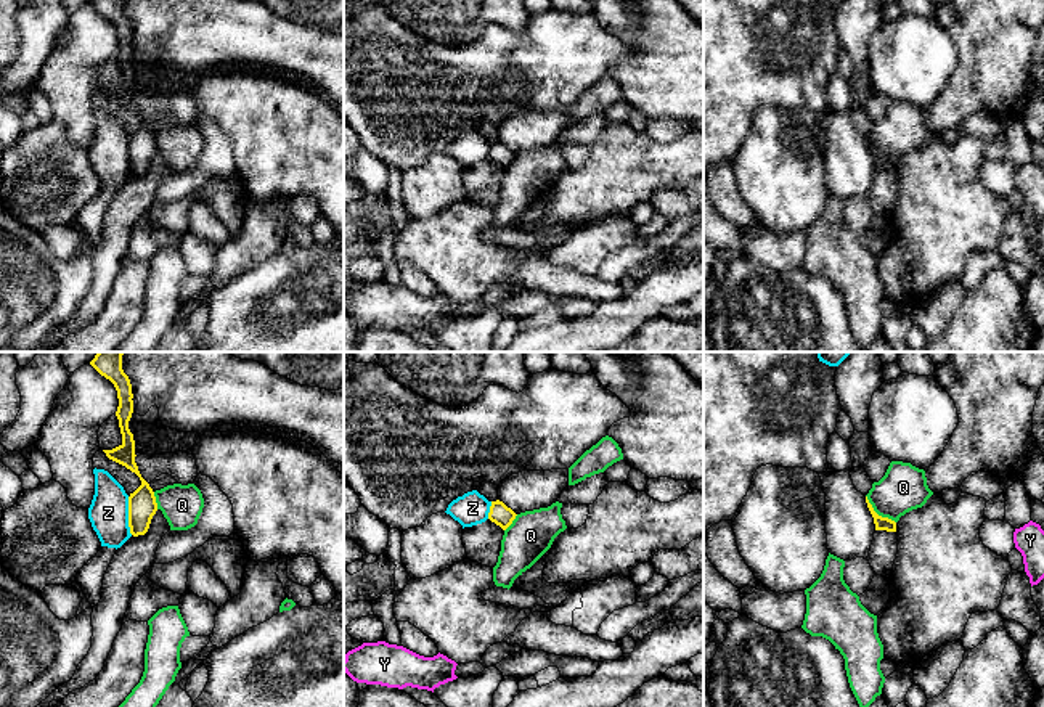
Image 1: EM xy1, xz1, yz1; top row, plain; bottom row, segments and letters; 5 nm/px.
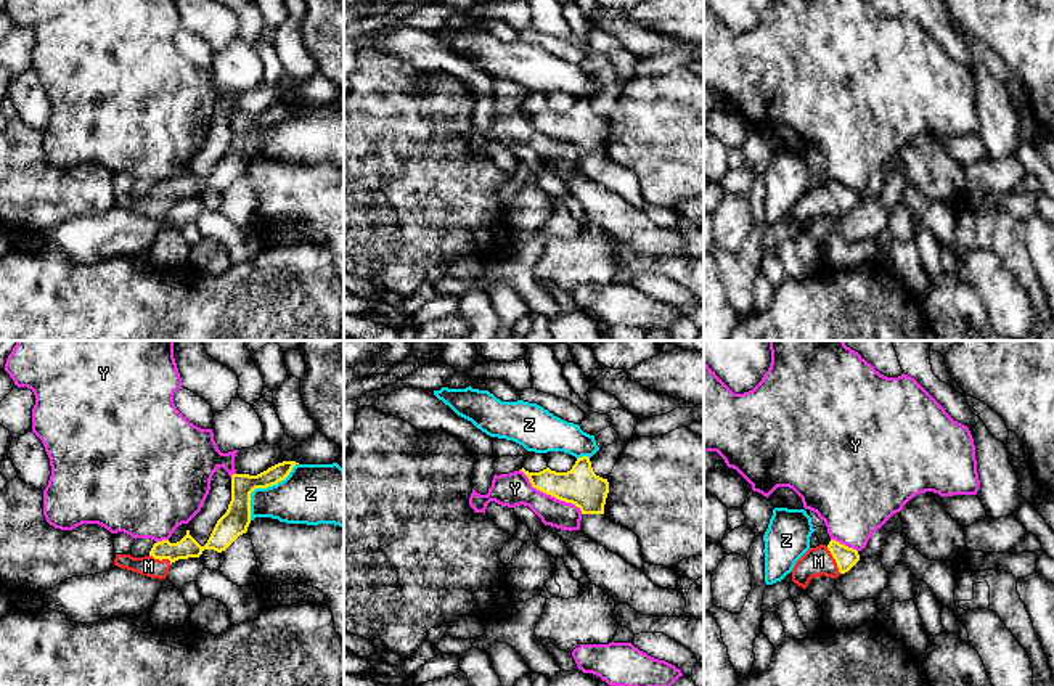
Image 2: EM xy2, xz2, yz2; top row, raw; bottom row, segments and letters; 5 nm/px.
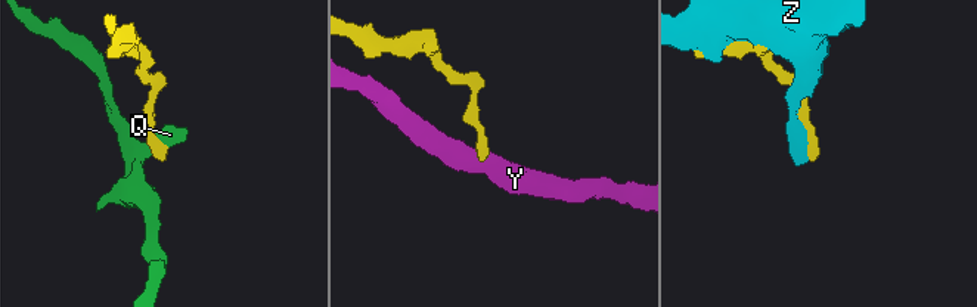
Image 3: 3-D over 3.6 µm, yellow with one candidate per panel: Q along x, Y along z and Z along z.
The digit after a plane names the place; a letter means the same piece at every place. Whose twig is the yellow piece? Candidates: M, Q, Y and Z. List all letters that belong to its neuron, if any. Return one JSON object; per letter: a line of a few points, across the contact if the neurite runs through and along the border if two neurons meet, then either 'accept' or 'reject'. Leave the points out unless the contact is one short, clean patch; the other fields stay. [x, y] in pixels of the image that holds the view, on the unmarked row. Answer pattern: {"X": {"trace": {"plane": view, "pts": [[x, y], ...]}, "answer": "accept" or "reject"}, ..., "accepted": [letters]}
{"M": {"trace": {"plane": "yz2", "pts": [[845, 198], [834, 198], [818, 201]]}, "answer": "accept"}, "Q": {"trace": {"plane": "yz1", "pts": [[866, 135], [879, 155], [895, 163]]}, "answer": "reject"}, "Y": {"answer": "reject"}, "Z": {"answer": "reject"}, "accepted": ["M"]}

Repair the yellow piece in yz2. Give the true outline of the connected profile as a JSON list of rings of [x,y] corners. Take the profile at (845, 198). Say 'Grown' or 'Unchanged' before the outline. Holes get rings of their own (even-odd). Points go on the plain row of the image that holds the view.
Grown. [[[831,180],[827,186],[810,188],[795,202],[792,222],[805,230],[811,218],[821,215],[837,218],[840,214],[848,212],[858,201],[860,194],[856,190]]]

